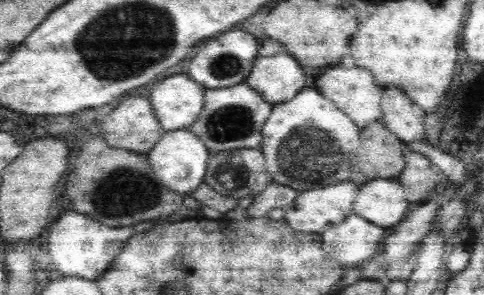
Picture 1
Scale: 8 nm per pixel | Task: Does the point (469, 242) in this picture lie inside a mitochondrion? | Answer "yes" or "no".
no

